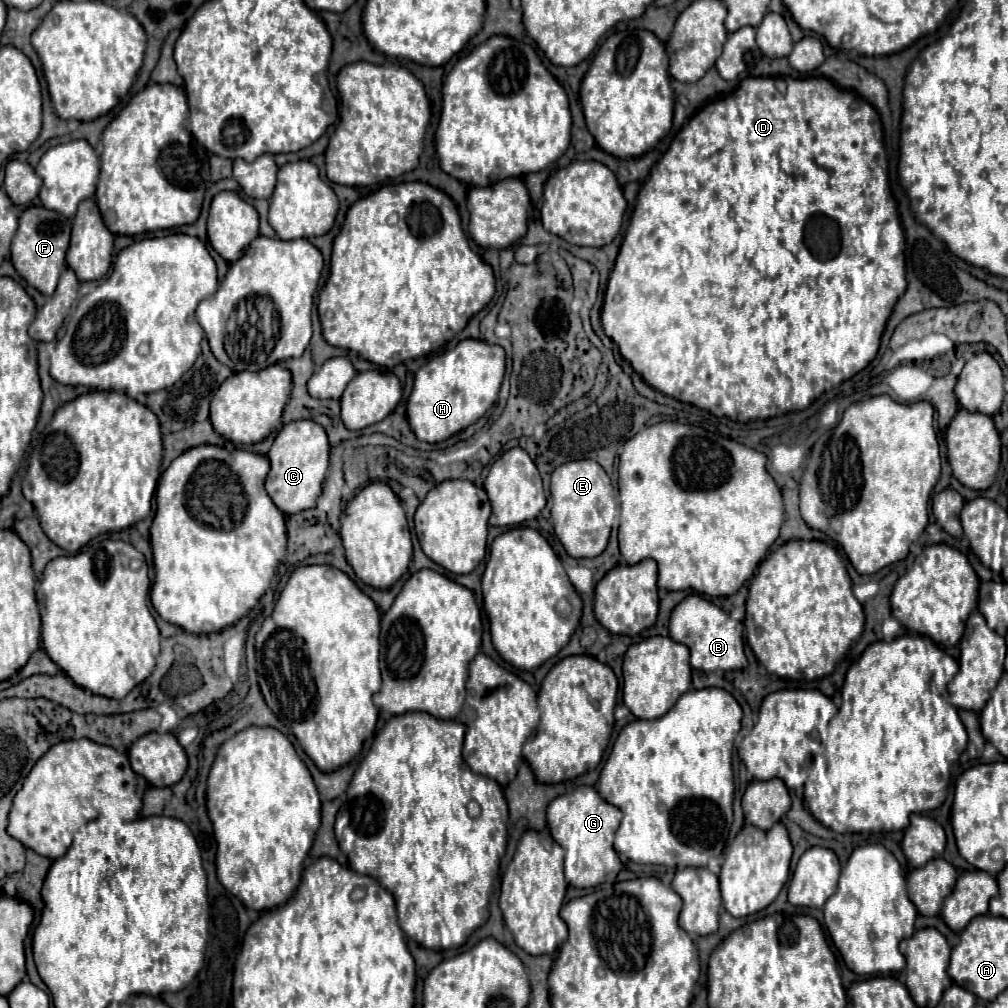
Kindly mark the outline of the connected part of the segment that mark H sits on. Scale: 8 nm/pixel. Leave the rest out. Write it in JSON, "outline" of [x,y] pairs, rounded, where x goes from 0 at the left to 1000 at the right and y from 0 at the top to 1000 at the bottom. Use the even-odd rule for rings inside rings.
{"outline":[[[457,337],[449,347],[441,347],[430,353],[424,361],[420,361],[414,367],[410,389],[404,397],[404,417],[412,433],[418,438],[434,440],[473,419],[493,397],[499,371],[501,371],[501,347],[497,343],[485,343],[479,337]]]}

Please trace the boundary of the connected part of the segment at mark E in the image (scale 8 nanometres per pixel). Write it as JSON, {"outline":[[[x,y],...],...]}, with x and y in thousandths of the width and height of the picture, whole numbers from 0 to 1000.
{"outline":[[[570,456],[557,460],[547,470],[547,514],[553,534],[568,554],[594,552],[604,536],[608,514],[612,510],[612,498],[608,482],[600,466],[590,456]]]}

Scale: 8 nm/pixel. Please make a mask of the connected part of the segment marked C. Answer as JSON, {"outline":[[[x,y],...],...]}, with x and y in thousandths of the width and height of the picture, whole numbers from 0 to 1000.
{"outline":[[[293,417],[281,423],[275,431],[267,450],[269,468],[263,476],[263,486],[281,510],[295,510],[313,504],[313,496],[318,490],[318,480],[326,462],[326,438],[322,427],[311,417]]]}

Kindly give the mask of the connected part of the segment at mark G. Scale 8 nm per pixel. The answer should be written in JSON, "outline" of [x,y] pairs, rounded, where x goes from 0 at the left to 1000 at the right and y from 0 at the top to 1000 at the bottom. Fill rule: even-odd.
{"outline":[[[574,780],[564,788],[551,792],[543,800],[543,819],[549,833],[561,843],[561,873],[568,881],[588,881],[598,875],[610,873],[616,863],[612,845],[608,845],[608,829],[616,806],[596,794],[588,780]]]}

